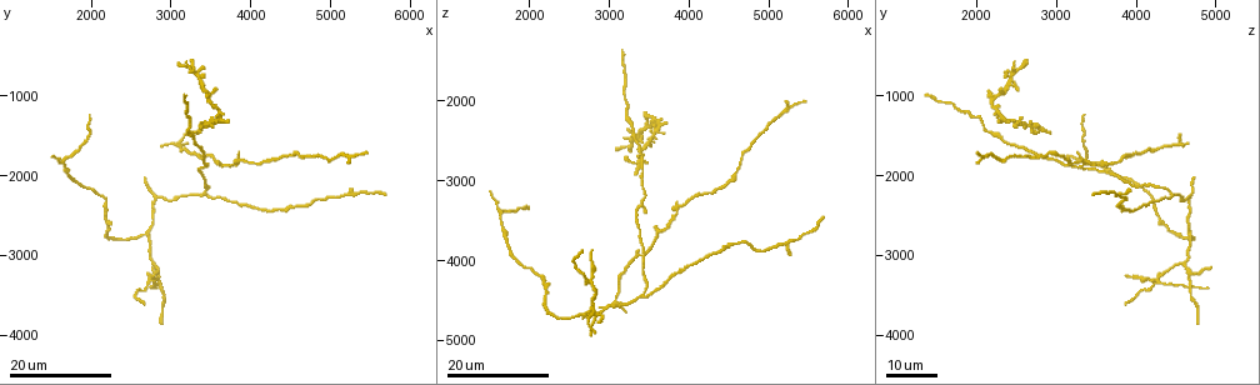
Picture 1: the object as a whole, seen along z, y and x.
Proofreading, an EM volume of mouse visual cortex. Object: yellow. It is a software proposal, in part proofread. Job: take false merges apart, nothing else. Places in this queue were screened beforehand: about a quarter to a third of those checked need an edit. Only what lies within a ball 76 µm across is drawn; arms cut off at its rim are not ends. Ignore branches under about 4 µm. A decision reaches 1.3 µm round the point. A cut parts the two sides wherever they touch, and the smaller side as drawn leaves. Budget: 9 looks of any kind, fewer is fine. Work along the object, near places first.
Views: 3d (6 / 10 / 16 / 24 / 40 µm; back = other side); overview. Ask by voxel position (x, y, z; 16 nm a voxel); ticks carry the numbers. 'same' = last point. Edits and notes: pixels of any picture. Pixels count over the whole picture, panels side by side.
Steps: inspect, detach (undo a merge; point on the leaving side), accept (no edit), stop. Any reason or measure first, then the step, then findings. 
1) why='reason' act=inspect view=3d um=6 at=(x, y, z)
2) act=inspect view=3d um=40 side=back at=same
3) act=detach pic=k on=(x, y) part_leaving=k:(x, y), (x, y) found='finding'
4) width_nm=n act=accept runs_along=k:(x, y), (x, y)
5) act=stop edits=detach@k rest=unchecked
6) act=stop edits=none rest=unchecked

act=inspect view=3d um=24 at=(3450, 2200, 4450)

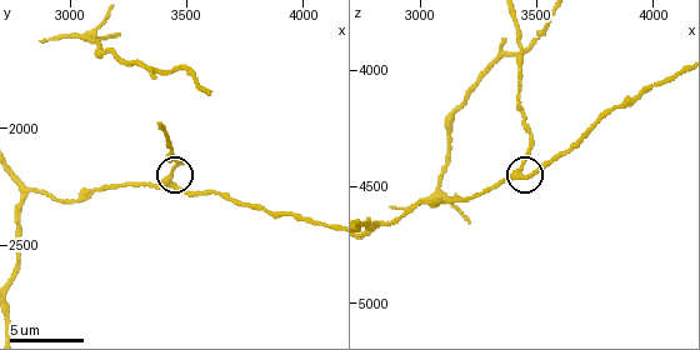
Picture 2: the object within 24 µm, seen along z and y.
why='closer look' act=inspect view=3d um=10 at=(3400, 2230, 4460)

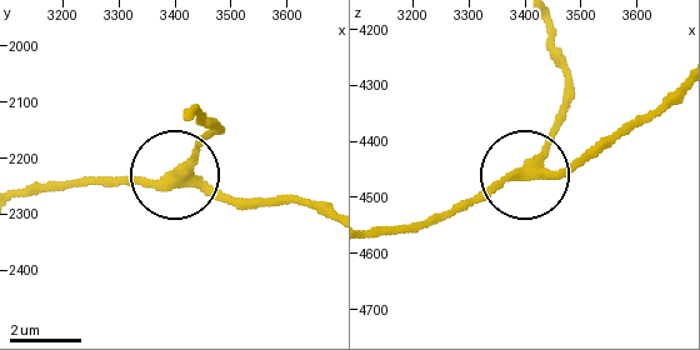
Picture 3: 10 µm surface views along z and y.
act=accept runs_along=3:(176, 169), (141, 184), (81, 184) found='all the same neuron'

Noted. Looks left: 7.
why='a fork' act=inspect view=3d um=16 at=(3400, 1900, 3300)

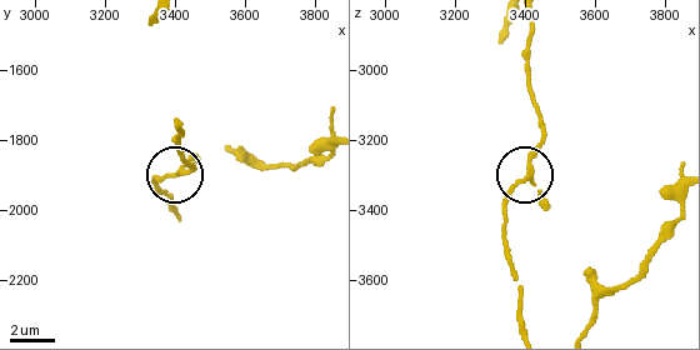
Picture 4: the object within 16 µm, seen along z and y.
act=inspect view=3d um=10 at=same

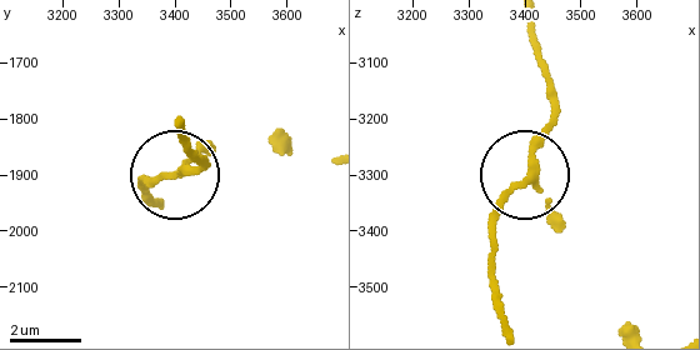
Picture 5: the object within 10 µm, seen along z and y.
act=inspect view=3d um=10 side=back at=same

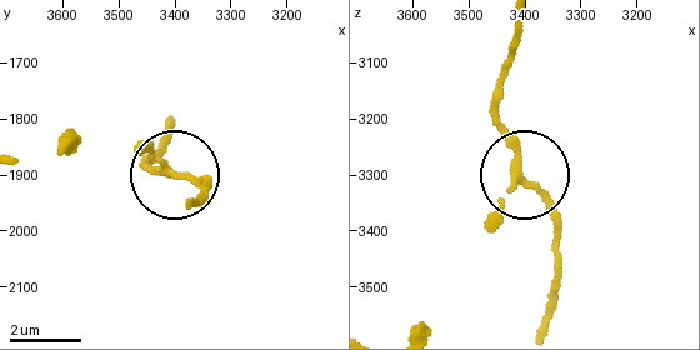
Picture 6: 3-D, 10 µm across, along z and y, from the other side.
side_arm_um=44 act=accept runs_along=6:(540, 324), (558, 279), (558, 216), (499, 118), (495, 85) found='continuous, no second neuron'

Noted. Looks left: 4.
why='four or more arms meet' act=inspect view=3d um=16 at=(2800, 3300, 4250)

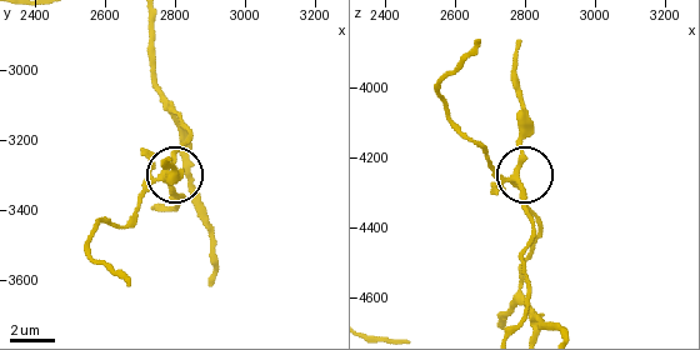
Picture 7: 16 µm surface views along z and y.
act=inspect view=3d um=10 at=(2770, 3310, 4260)

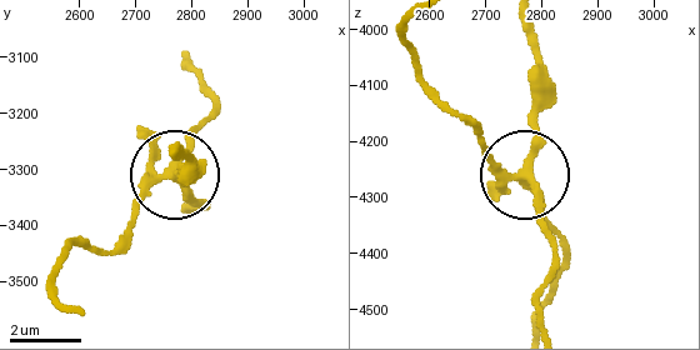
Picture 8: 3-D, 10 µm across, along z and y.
arms=5 act=detach pic=8 on=(533, 129) part_leaving=8:(506, 171), (536, 198), (556, 260), (539, 324) found='a second neuron is stuck on'

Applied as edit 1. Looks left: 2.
act=stop edits=detach@8 rest=unchecked

